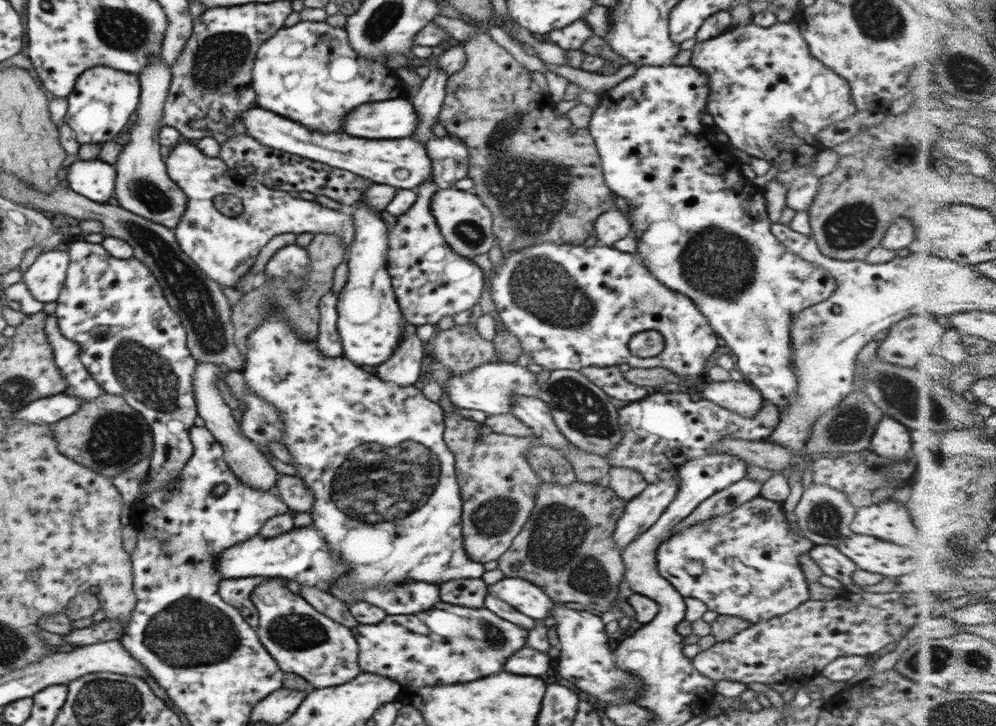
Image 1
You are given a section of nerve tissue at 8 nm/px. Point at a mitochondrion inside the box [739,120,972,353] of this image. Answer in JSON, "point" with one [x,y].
{"point":[849,227]}

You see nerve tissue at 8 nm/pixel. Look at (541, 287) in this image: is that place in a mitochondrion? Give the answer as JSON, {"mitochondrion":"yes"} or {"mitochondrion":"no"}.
{"mitochondrion":"yes"}

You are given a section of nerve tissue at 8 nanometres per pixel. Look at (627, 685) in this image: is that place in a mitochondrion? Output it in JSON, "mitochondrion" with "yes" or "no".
{"mitochondrion":"yes"}

